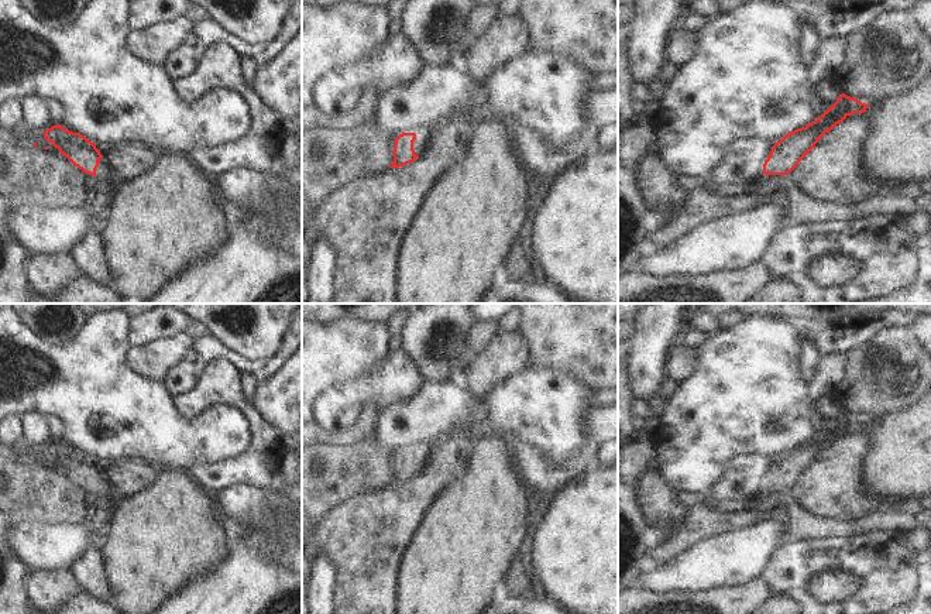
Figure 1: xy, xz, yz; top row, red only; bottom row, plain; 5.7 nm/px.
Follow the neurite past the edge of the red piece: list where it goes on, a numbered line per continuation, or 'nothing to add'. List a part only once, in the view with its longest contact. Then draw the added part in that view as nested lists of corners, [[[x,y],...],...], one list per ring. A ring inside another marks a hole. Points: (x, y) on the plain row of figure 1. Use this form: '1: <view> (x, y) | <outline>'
1: xz (423, 450) | [[[436,443],[434,445],[420,445],[415,447],[416,456],[413,457],[413,466],[416,471],[422,471],[426,467],[429,462],[429,456],[433,452],[434,446]]]

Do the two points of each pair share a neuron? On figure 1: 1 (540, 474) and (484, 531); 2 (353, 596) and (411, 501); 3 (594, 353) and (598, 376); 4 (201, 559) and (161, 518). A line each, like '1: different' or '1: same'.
1: different
2: same
3: same
4: same

